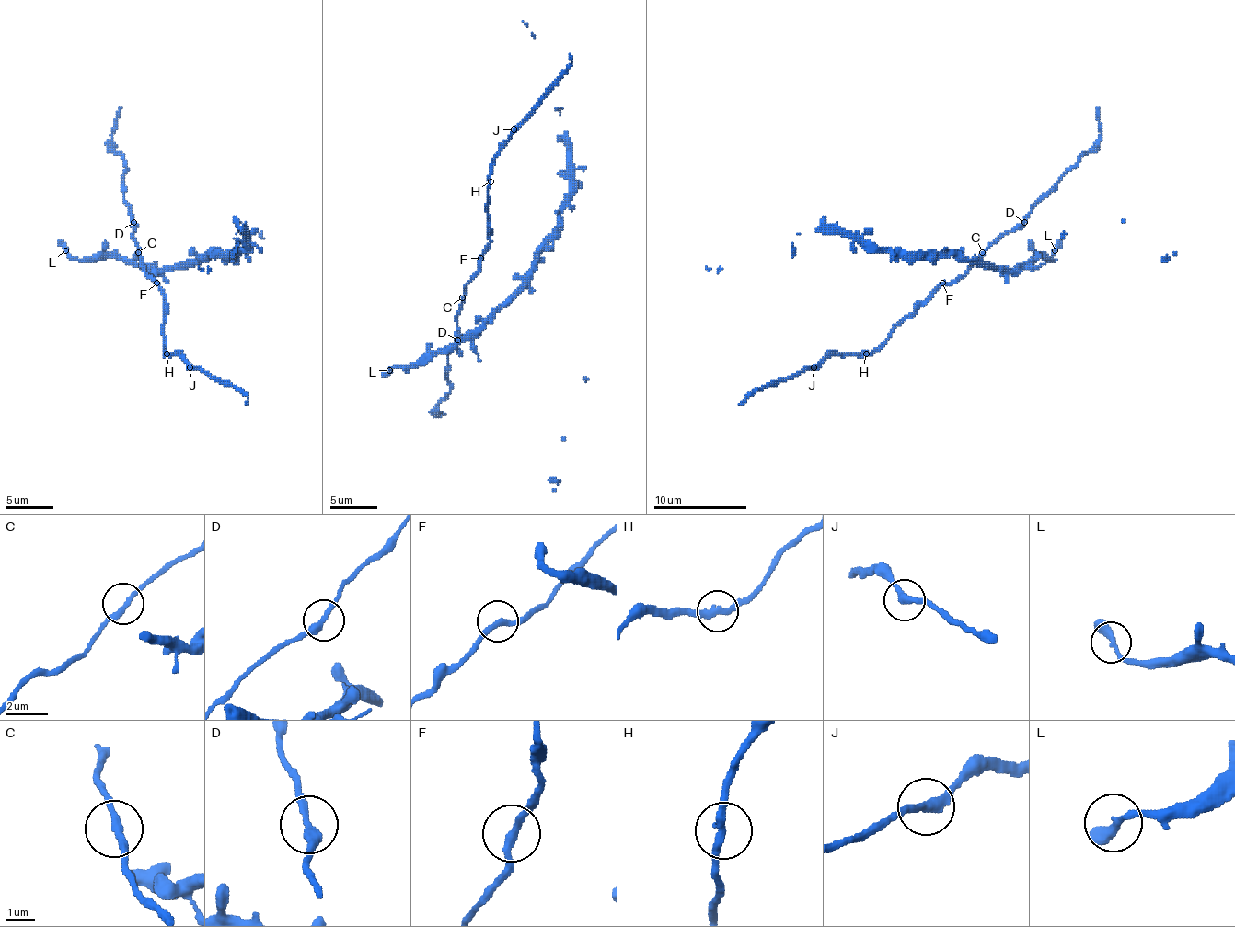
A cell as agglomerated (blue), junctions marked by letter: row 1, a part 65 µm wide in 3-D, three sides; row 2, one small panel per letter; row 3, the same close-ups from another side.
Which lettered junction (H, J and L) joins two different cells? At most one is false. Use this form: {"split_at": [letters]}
{"split_at": []}

